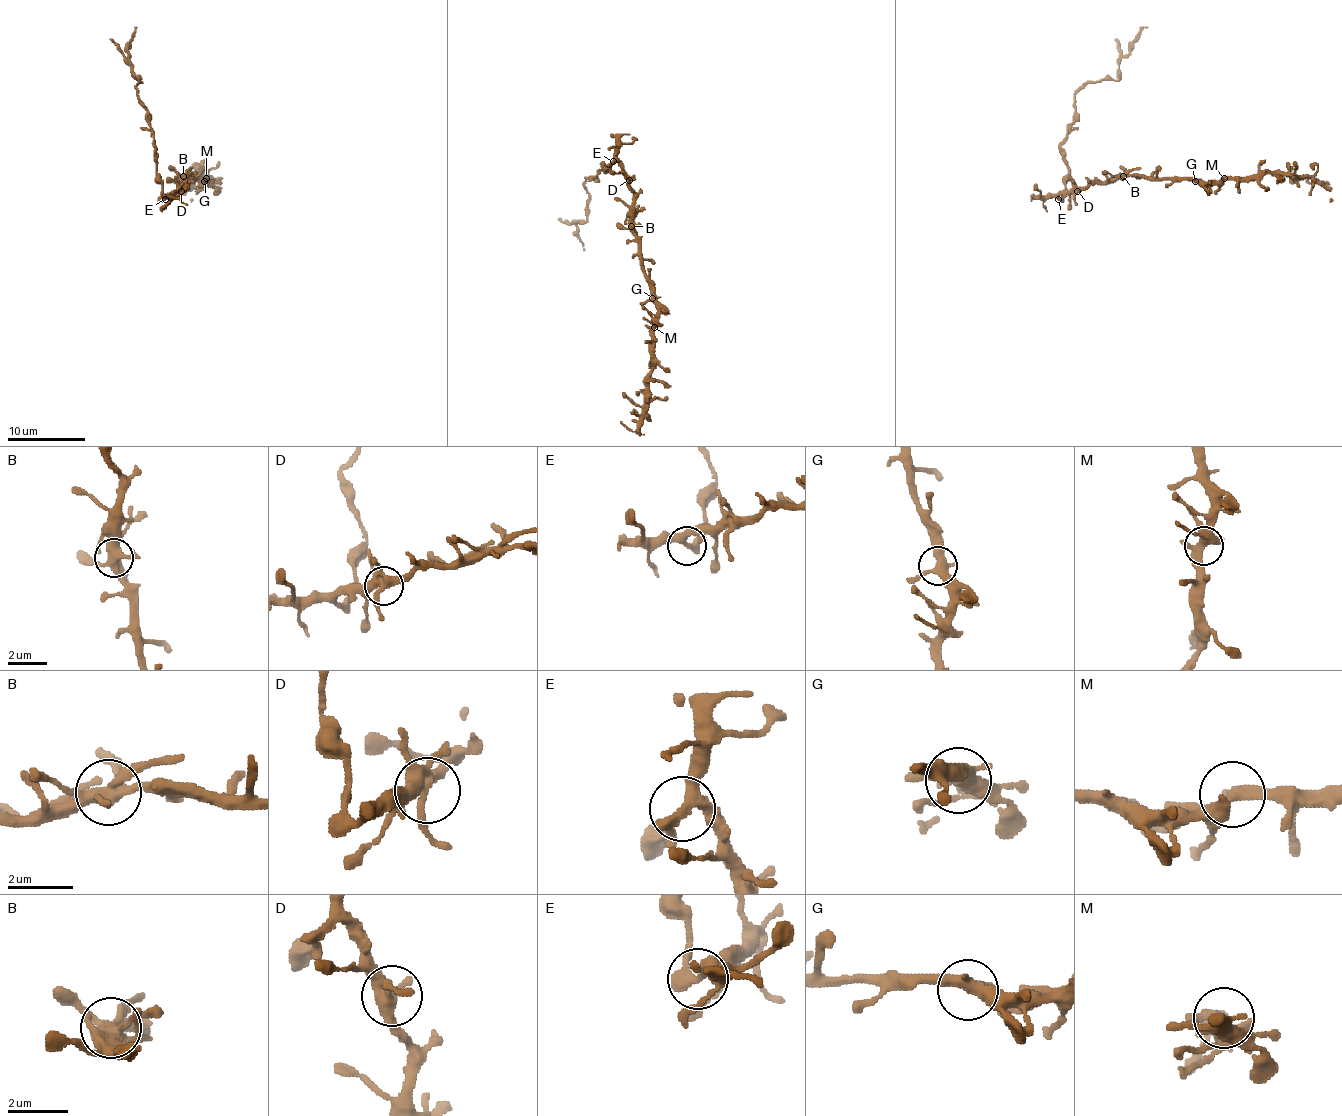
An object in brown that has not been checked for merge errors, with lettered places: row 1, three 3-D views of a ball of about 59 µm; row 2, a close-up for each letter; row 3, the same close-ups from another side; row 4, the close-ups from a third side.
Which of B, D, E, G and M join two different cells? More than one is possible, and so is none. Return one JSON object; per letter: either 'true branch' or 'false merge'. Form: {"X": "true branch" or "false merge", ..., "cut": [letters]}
{"B": "true branch", "D": "true branch", "E": "false merge", "G": "true branch", "M": "true branch", "cut": ["E"]}

